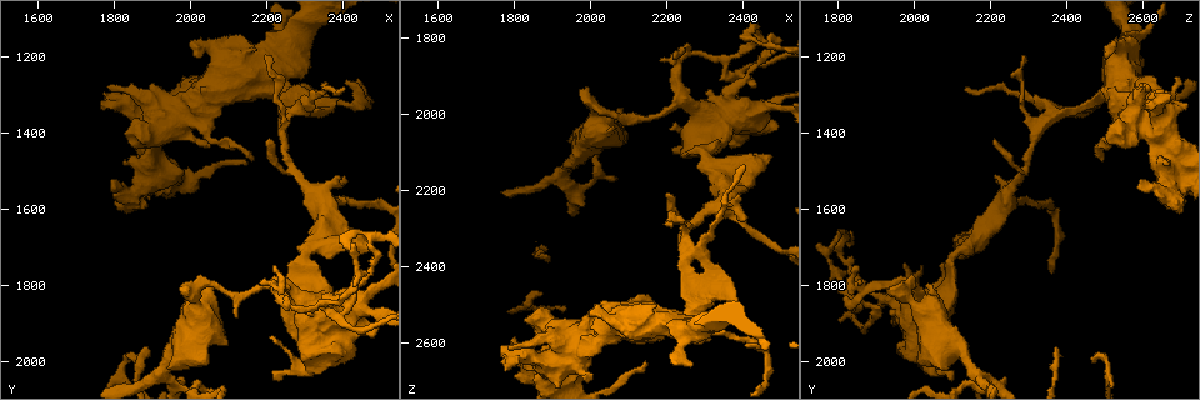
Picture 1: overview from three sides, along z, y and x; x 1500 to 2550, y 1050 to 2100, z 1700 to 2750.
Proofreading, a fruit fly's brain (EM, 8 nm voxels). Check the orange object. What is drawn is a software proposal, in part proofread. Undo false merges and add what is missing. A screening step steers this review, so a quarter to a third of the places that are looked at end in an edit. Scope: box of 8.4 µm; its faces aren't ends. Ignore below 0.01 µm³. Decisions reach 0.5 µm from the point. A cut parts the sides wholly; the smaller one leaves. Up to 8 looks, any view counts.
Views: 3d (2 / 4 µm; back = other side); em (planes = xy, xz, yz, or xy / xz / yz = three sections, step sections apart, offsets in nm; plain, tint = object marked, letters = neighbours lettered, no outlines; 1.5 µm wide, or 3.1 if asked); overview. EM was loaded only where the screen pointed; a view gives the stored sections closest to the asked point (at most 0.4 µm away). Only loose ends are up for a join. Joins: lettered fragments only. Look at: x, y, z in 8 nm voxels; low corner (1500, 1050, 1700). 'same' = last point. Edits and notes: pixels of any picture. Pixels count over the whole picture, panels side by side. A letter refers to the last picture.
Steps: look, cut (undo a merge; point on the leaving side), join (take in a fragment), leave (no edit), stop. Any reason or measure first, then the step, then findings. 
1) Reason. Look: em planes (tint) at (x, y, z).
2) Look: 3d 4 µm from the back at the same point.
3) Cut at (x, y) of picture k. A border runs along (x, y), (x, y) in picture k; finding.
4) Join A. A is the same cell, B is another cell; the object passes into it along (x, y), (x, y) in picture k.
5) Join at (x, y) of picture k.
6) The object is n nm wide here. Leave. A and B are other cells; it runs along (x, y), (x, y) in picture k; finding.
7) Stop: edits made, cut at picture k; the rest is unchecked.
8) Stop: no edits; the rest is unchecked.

Free end. Look: em xy step 4 (letters) at (1970, 1815, 1935).

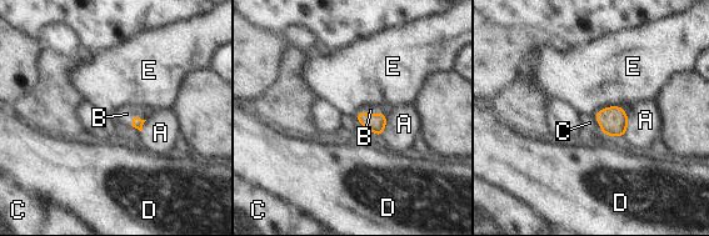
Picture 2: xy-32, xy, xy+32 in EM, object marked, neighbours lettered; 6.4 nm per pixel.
Join B. B is the same cell, A, C, D and E are other cells; the object passes into it along (377, 122), (372, 116), (370, 110) in picture 2; it goes on there.

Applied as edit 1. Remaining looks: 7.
Sharp bend. Look: em yz step 8 (tint) at (2220, 1810, 1875).

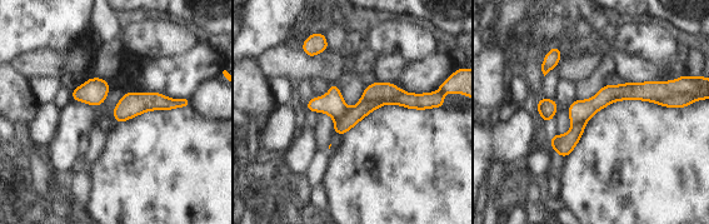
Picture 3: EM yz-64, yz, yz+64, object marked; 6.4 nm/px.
Another direction. Look: em planes (letters) at the same point.

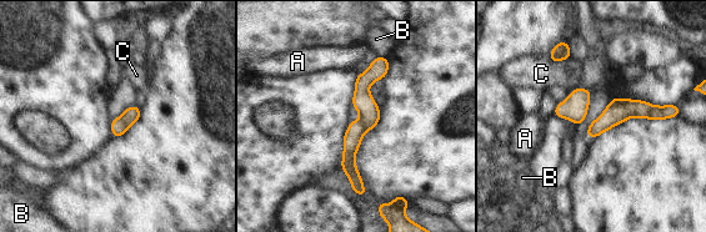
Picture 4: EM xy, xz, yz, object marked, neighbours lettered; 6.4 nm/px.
The object is 110 nm wide here; the longest contact is with C, 150 nm. Cut at (362, 101) of picture 4. A, B and C are other cells; a second neuron is stuck on.

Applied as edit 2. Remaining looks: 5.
Free end. Look: 3d 4 µm at (2195, 1195, 2285).

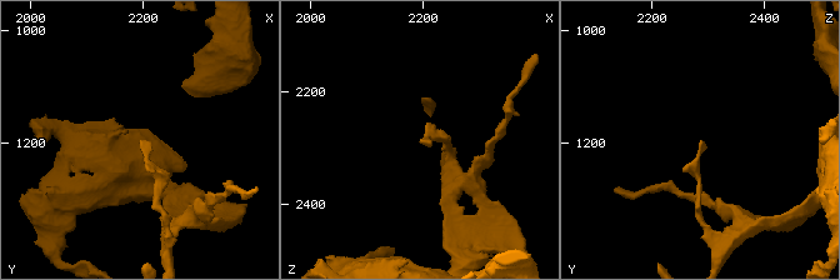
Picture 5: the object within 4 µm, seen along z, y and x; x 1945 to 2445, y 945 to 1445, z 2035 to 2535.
Look: em xy step 8 (tint) at (2195, 1195, 2290).

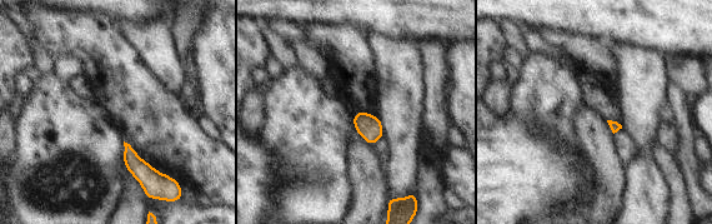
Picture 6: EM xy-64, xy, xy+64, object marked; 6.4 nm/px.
Look: em planes (letters) at the same point.

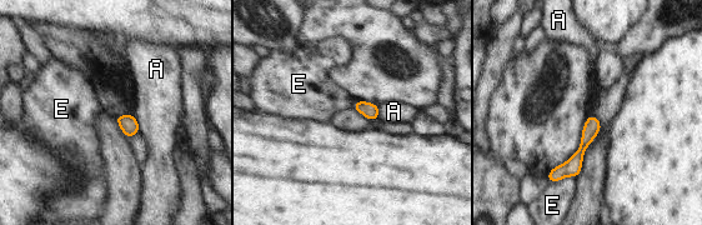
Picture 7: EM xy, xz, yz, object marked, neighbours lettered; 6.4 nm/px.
The object is 90 nm wide here. Leave. A and E are other cells; a border runs along (576, 178), (563, 176), (548, 183) in picture 7; none of them fits.

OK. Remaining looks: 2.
Stop: edits made, join at picture 2, cut at picture 4; the rest is unchecked.

